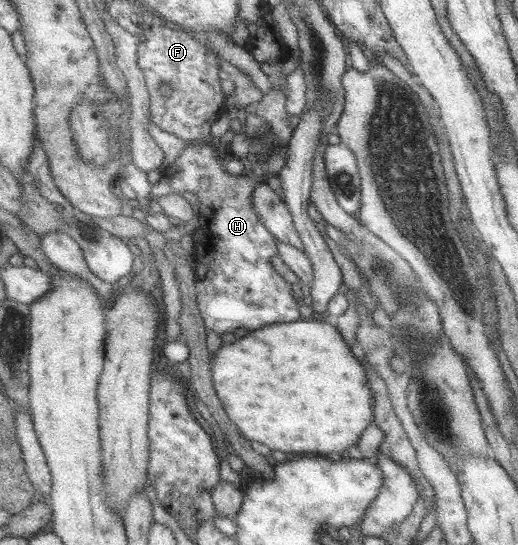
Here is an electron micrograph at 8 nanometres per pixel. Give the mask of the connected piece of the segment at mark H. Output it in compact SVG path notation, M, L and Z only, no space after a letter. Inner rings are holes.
M202 142L192 143L182 152L174 164L168 166L162 176L168 178L174 193L190 192L200 202L200 226L193 234L196 239L196 292L198 304L208 329L219 335L222 332L234 332L236 328L258 330L266 325L302 320L300 302L292 296L292 284L288 282L271 263L271 258L279 254L279 240L266 228L261 216L255 210L253 196L264 178L251 180L242 175L232 175L220 164L218 148Z

